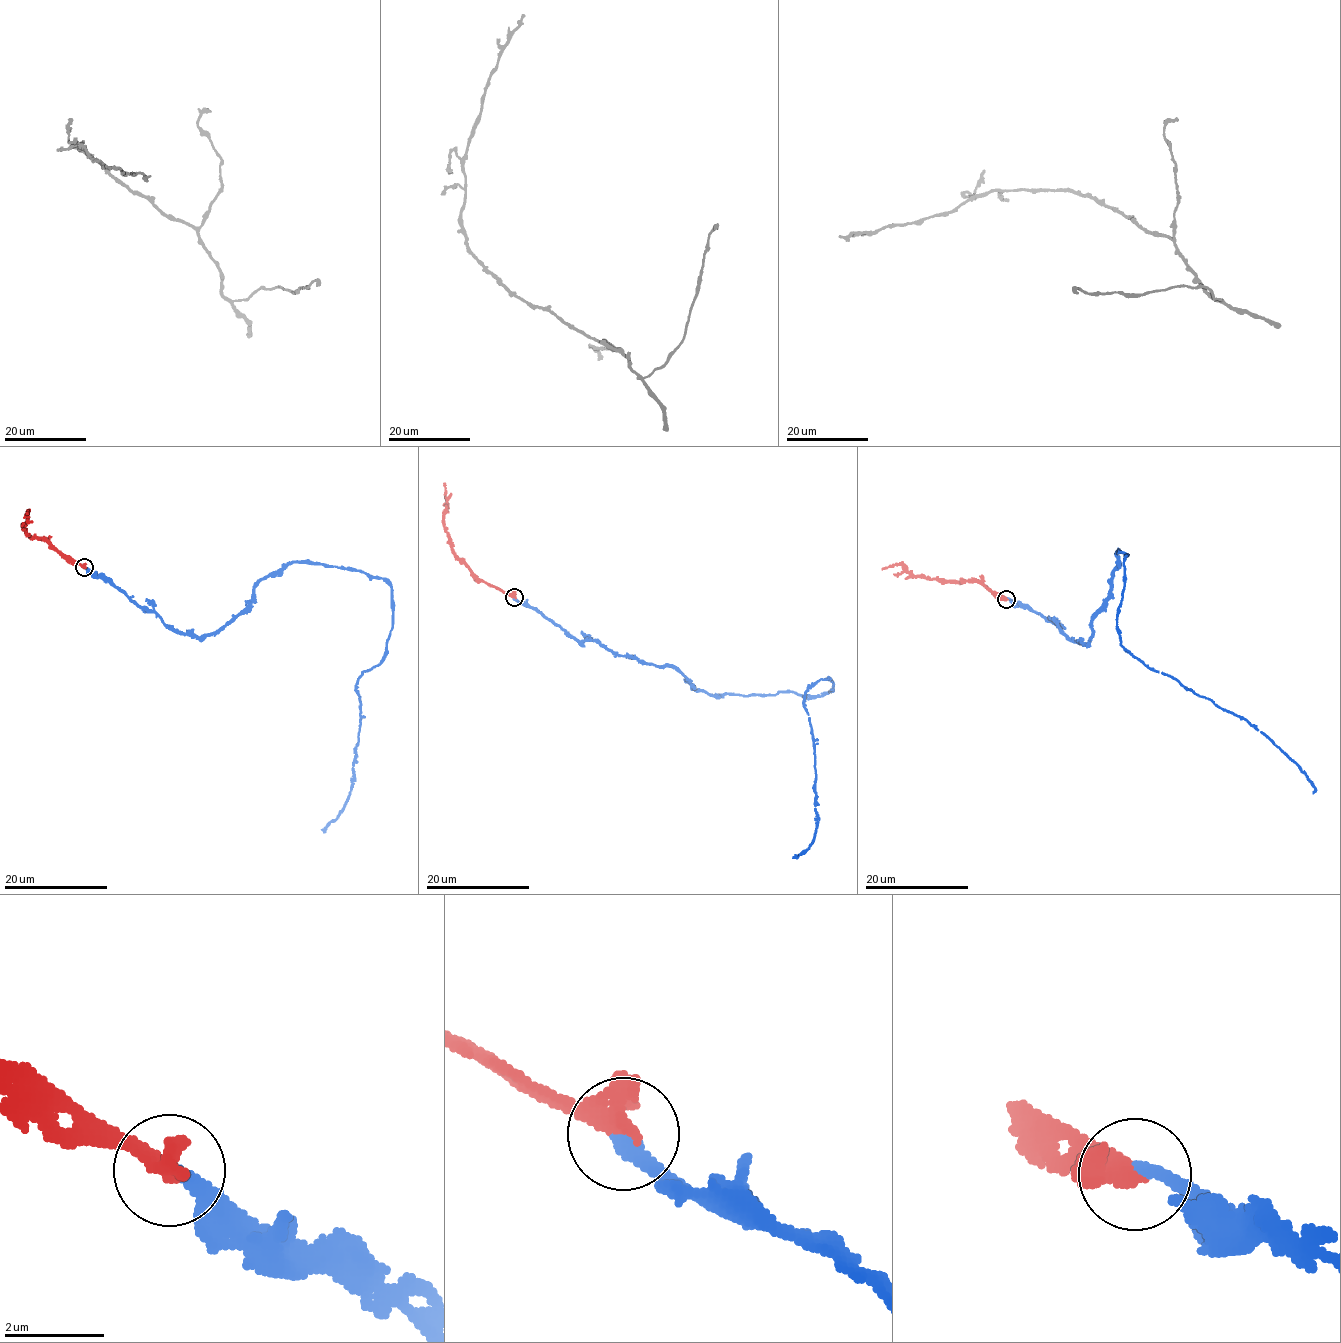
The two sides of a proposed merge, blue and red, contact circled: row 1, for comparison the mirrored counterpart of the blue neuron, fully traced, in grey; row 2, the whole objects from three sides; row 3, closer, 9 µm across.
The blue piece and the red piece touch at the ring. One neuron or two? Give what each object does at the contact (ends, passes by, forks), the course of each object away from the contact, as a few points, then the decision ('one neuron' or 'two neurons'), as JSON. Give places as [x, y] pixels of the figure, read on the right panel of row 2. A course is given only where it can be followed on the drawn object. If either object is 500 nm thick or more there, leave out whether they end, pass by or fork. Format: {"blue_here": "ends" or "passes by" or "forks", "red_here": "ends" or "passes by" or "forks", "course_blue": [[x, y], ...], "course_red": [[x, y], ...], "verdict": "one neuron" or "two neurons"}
{"blue_here": "ends", "red_here": "ends", "course_blue": [[1006, 598], [1085, 644], [1119, 550], [1126, 555], [1117, 609], [1124, 649], [1242, 716], [1300, 769], [1313, 794]], "course_red": [[1006, 598], [981, 583], [912, 577], [901, 564], [881, 570]], "verdict": "one neuron"}

